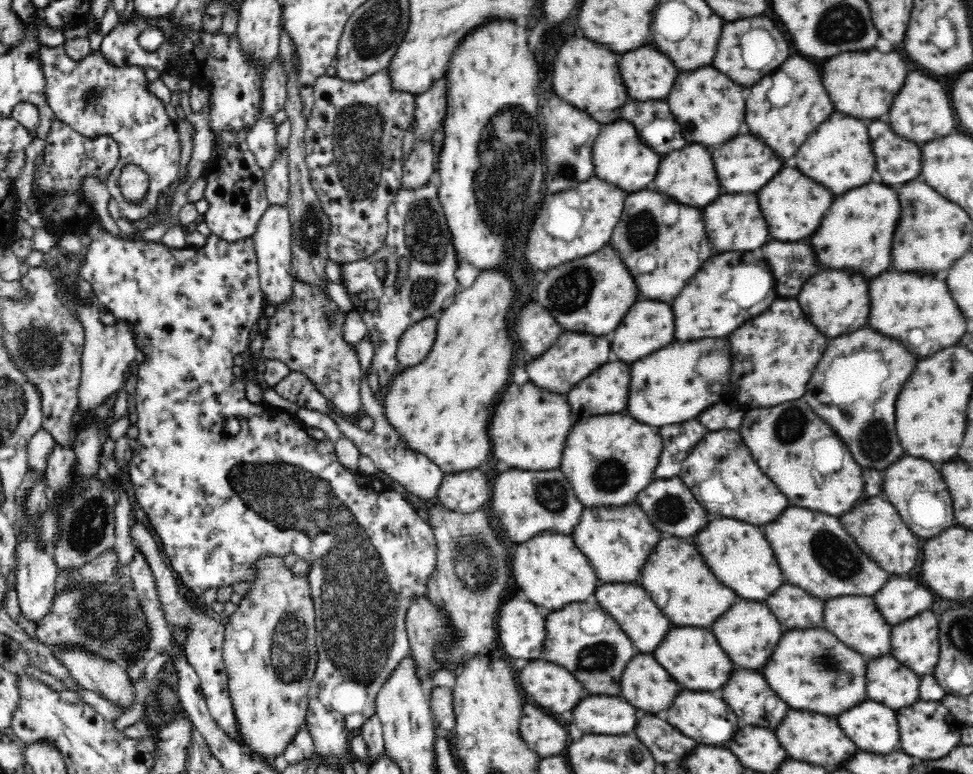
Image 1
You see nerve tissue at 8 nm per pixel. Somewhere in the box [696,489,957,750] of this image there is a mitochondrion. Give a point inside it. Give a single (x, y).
(830, 552)

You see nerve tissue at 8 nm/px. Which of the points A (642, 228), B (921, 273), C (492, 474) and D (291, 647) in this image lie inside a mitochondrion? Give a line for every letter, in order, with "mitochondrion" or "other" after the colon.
A: mitochondrion
B: other
C: other
D: mitochondrion

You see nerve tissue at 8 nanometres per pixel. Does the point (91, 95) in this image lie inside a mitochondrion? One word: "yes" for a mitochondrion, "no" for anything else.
no

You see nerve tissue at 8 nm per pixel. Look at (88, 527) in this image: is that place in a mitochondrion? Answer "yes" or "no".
yes

